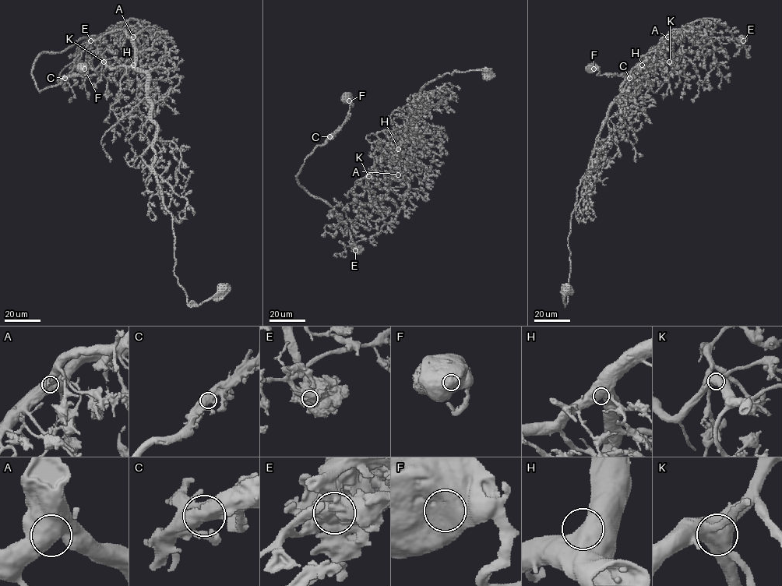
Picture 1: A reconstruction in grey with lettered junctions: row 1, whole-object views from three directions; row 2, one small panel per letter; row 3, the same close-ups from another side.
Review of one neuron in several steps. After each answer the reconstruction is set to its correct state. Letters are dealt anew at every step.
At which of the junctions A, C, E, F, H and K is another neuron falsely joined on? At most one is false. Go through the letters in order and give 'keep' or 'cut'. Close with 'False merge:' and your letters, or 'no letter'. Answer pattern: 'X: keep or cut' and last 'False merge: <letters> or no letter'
A: keep
C: keep
E: cut
F: keep
H: keep
K: keep
False merge: E

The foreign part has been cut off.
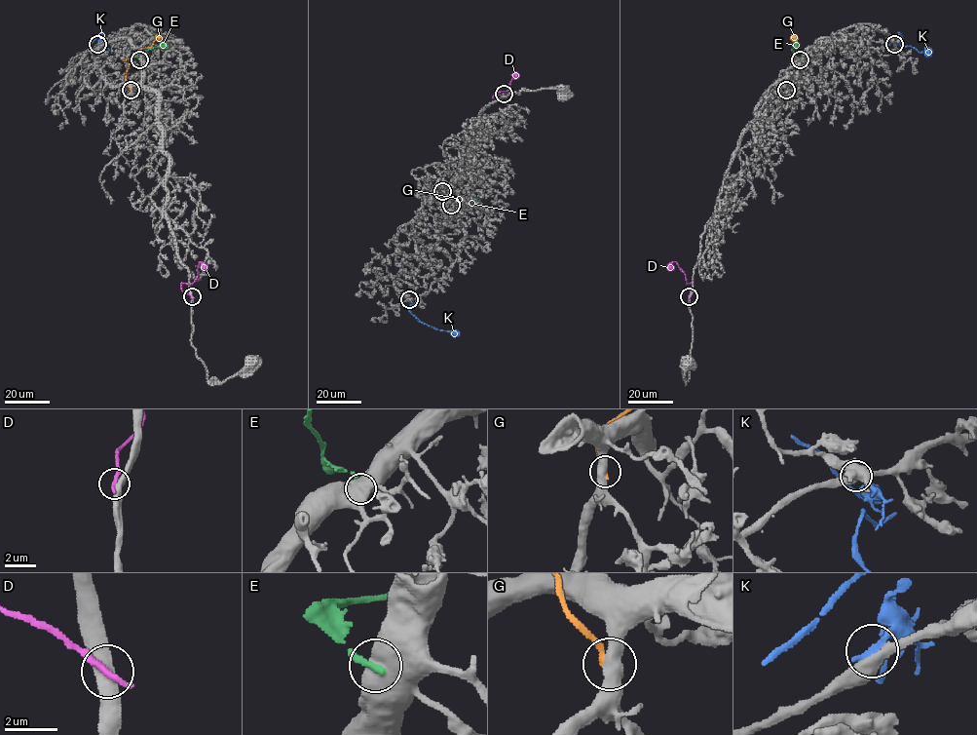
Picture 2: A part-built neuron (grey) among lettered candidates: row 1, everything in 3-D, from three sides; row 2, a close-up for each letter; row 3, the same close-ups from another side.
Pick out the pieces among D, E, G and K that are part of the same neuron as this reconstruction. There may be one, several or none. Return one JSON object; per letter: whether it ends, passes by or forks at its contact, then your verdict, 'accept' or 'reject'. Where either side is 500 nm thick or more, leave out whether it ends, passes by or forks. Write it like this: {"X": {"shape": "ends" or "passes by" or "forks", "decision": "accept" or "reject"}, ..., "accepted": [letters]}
{"D": {"shape": "ends", "decision": "reject"}, "E": {"decision": "reject"}, "G": {"decision": "reject"}, "K": {"shape": "ends", "decision": "reject"}, "accepted": []}

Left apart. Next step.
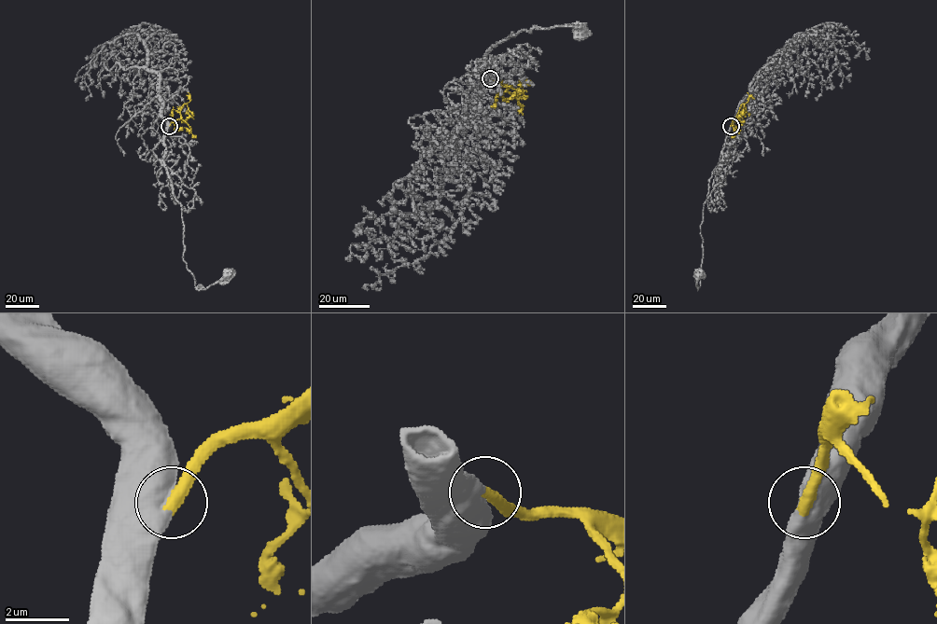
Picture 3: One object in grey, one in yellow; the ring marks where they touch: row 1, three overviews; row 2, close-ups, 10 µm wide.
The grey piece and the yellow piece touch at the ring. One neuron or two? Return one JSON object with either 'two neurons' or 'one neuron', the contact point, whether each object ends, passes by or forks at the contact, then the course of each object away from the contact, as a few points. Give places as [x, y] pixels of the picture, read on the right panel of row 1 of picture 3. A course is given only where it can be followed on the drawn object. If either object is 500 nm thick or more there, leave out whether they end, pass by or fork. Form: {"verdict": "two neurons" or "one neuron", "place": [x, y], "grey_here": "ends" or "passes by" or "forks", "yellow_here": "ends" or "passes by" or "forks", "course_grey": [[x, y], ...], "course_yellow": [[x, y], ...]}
{"verdict": "one neuron", "place": [731, 126], "course_grey": [[731, 126], [703, 206], [703, 260], [697, 288], [696, 282], [700, 275]], "course_yellow": [[731, 126], [740, 106], [749, 96], [754, 99]]}

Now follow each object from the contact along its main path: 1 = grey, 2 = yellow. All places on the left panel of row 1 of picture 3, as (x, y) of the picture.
1: (169, 126), (164, 166), (174, 199), (181, 206), (183, 260), (196, 288), (207, 288), (230, 275)
2: (169, 126), (181, 117), (182, 106), (189, 101), (189, 96), (190, 99)

